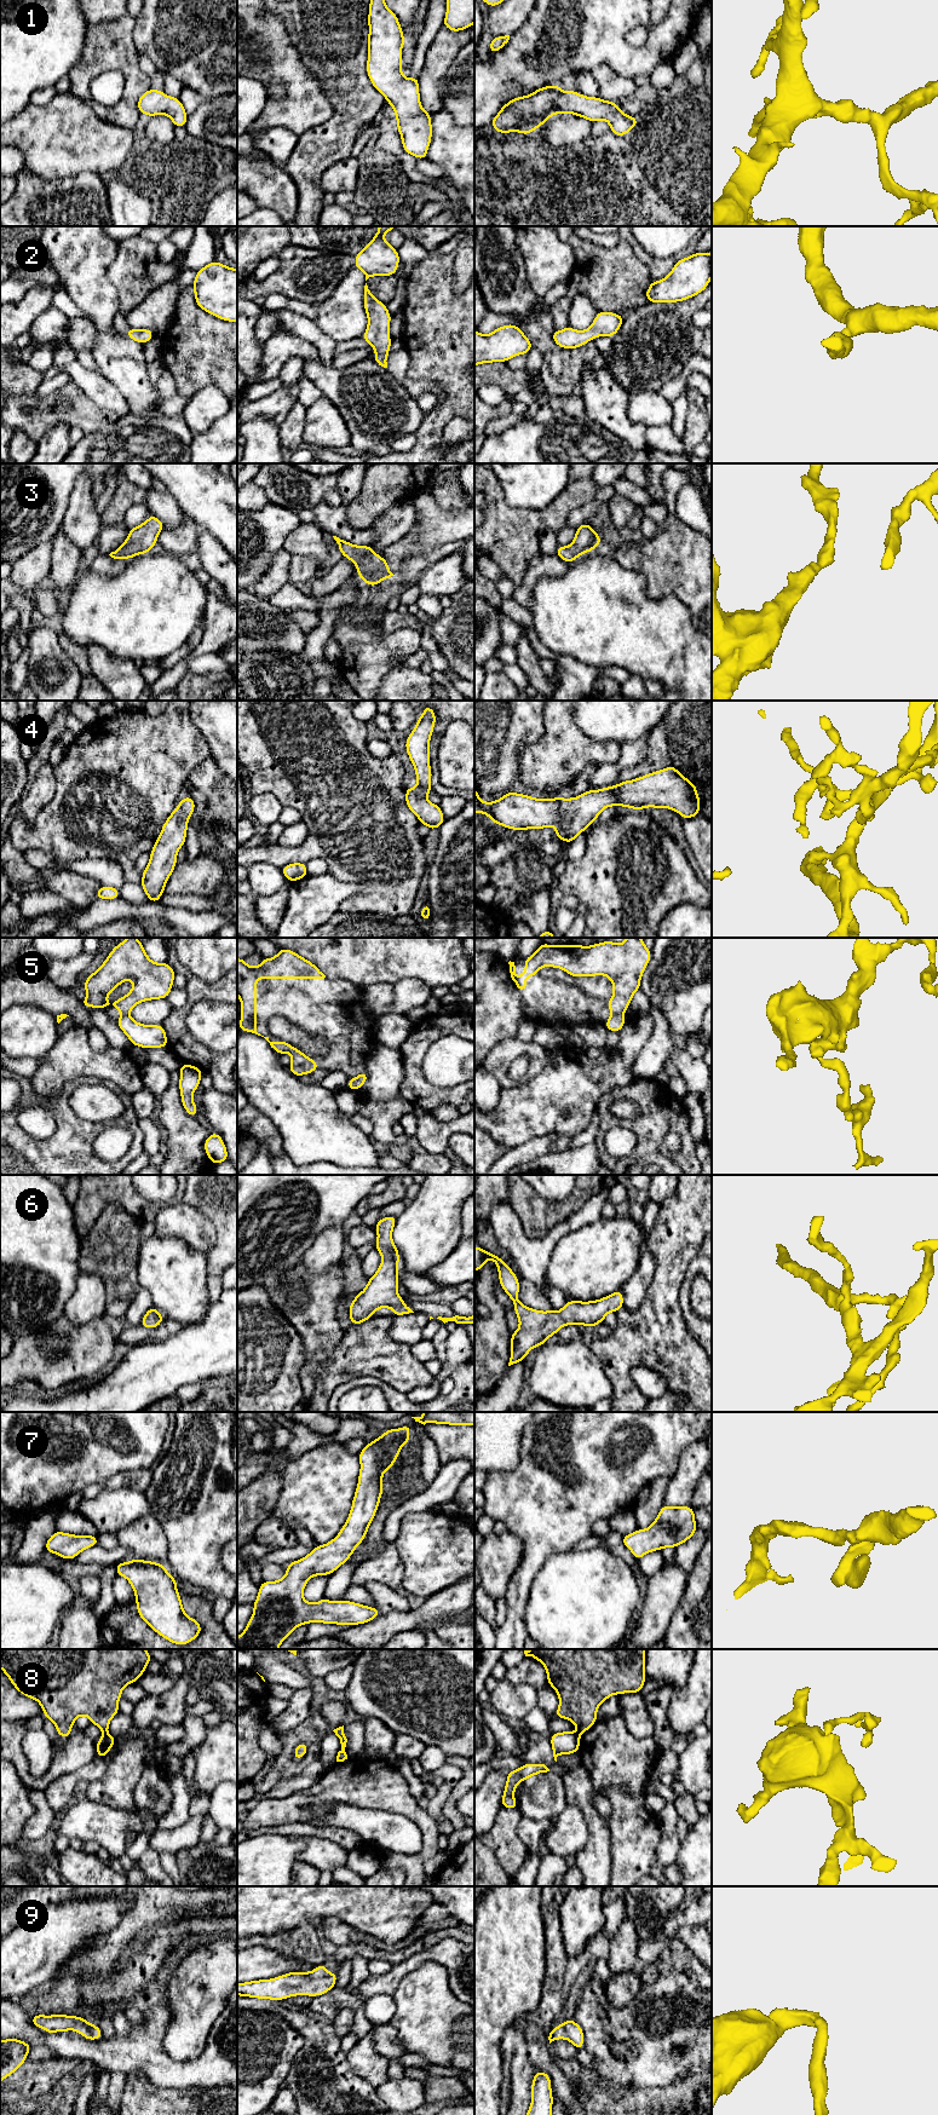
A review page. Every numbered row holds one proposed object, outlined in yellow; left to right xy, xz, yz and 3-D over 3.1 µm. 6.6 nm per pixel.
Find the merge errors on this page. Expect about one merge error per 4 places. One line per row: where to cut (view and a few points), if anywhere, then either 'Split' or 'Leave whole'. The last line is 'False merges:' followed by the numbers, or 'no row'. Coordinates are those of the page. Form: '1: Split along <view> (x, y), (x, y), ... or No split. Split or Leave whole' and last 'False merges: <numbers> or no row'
1: No split. Leave whole
2: No split. Leave whole
3: No split. Leave whole
4: No split. Leave whole
5: Split along yz (621, 1012), (611, 1015). Split
6: No split. Leave whole
7: No split. Leave whole
8: Split along xy (107, 1733), (103, 1735). Split
9: No split. Leave whole
False merges: 5, 8

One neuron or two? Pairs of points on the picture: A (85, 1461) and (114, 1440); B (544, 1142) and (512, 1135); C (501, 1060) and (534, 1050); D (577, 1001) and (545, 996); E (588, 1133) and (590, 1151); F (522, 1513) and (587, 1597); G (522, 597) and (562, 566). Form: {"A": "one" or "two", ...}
{"A": "one", "B": "two", "C": "one", "D": "one", "E": "two", "F": "two", "G": "one"}

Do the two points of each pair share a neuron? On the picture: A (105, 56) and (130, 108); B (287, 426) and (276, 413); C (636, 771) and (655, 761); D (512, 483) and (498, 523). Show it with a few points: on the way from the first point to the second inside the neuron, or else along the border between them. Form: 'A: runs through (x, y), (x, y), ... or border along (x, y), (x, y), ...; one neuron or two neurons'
A: runs through (120, 63), (131, 74), (131, 93); one neuron
B: border along (298, 401), (278, 426); two neurons
C: runs through (640, 770), (650, 764); one neuron
D: border along (495, 476), (504, 497), (510, 503), (533, 509); two neurons

